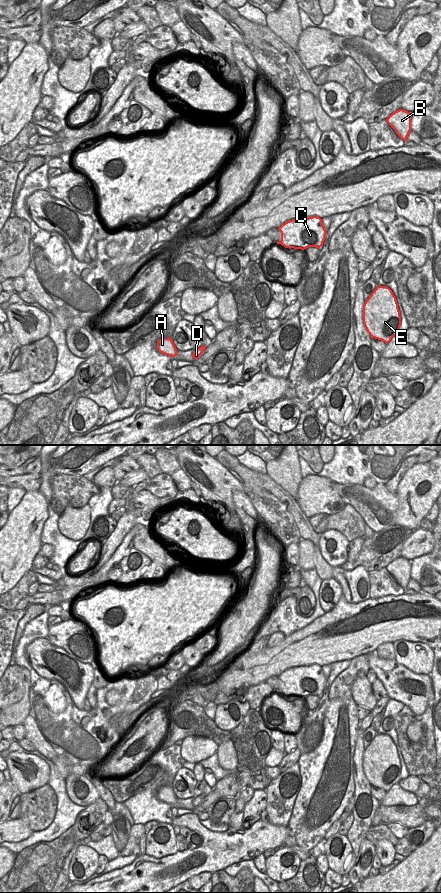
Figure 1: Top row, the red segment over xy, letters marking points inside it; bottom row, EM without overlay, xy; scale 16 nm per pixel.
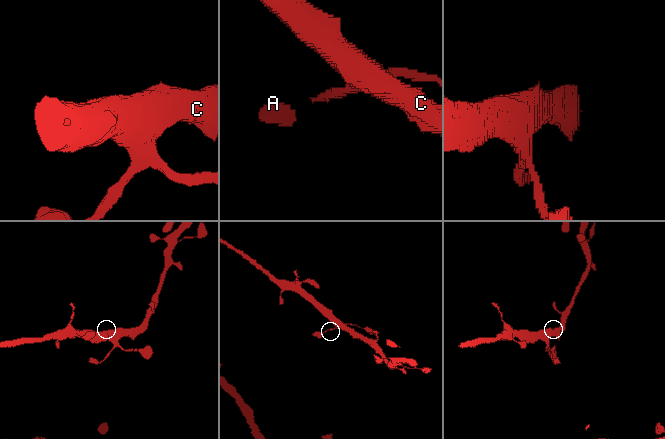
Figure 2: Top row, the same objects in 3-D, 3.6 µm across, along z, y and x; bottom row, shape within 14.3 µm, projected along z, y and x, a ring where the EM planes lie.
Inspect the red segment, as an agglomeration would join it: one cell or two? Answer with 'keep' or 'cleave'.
keep

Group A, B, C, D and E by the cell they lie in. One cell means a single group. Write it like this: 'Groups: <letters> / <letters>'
Groups: A B C D E.

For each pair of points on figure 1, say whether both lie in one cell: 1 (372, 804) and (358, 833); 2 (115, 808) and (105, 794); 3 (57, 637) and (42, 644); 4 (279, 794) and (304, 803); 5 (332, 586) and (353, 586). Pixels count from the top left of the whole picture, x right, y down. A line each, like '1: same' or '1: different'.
1: same
2: same
3: different
4: different
5: different

